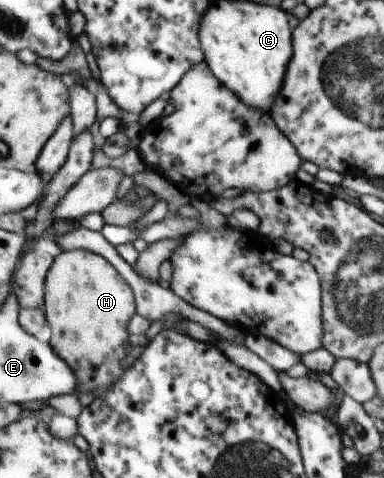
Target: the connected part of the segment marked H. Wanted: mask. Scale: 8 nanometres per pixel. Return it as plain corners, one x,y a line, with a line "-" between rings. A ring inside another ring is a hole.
87,249
64,251
54,261
46,283
46,315
51,328
50,345
77,377
77,394
95,393
99,396
114,382
121,379
124,370
121,361
130,353
128,323
135,313
134,290
117,269
101,255

